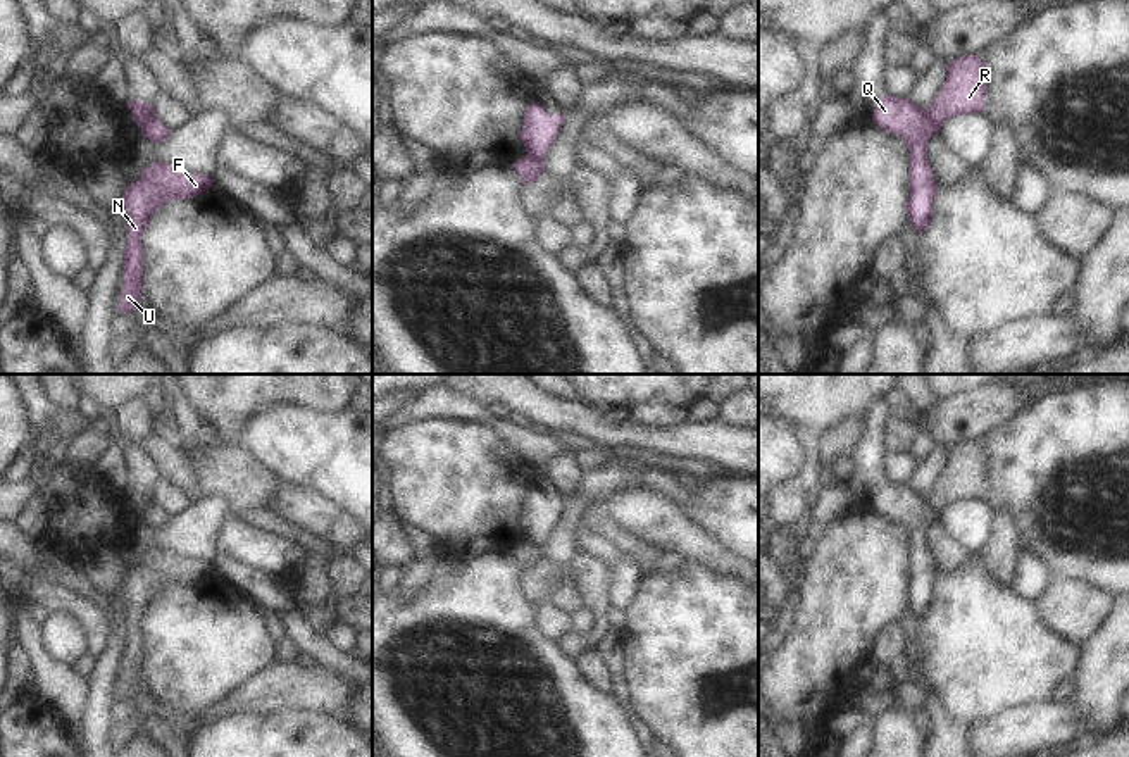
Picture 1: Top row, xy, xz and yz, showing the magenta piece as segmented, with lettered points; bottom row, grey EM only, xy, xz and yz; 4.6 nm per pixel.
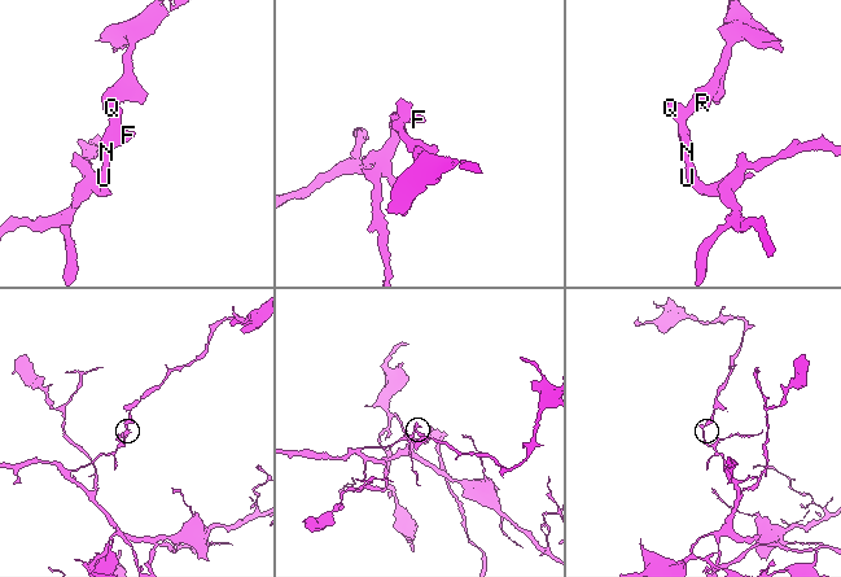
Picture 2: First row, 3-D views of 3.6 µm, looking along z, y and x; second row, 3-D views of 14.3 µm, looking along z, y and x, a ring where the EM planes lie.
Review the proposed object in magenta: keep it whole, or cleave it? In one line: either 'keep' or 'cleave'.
cleave

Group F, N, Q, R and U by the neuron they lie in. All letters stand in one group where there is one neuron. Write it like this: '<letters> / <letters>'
F N Q U / R

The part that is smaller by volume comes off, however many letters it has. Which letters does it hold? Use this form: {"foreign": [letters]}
{"foreign": ["R"]}

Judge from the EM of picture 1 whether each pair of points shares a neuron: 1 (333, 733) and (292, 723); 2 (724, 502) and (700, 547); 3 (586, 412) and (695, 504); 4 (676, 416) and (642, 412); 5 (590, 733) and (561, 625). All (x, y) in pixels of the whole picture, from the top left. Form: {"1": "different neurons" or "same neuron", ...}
{"1": "same neuron", "2": "different neurons", "3": "different neurons", "4": "same neuron", "5": "different neurons"}

